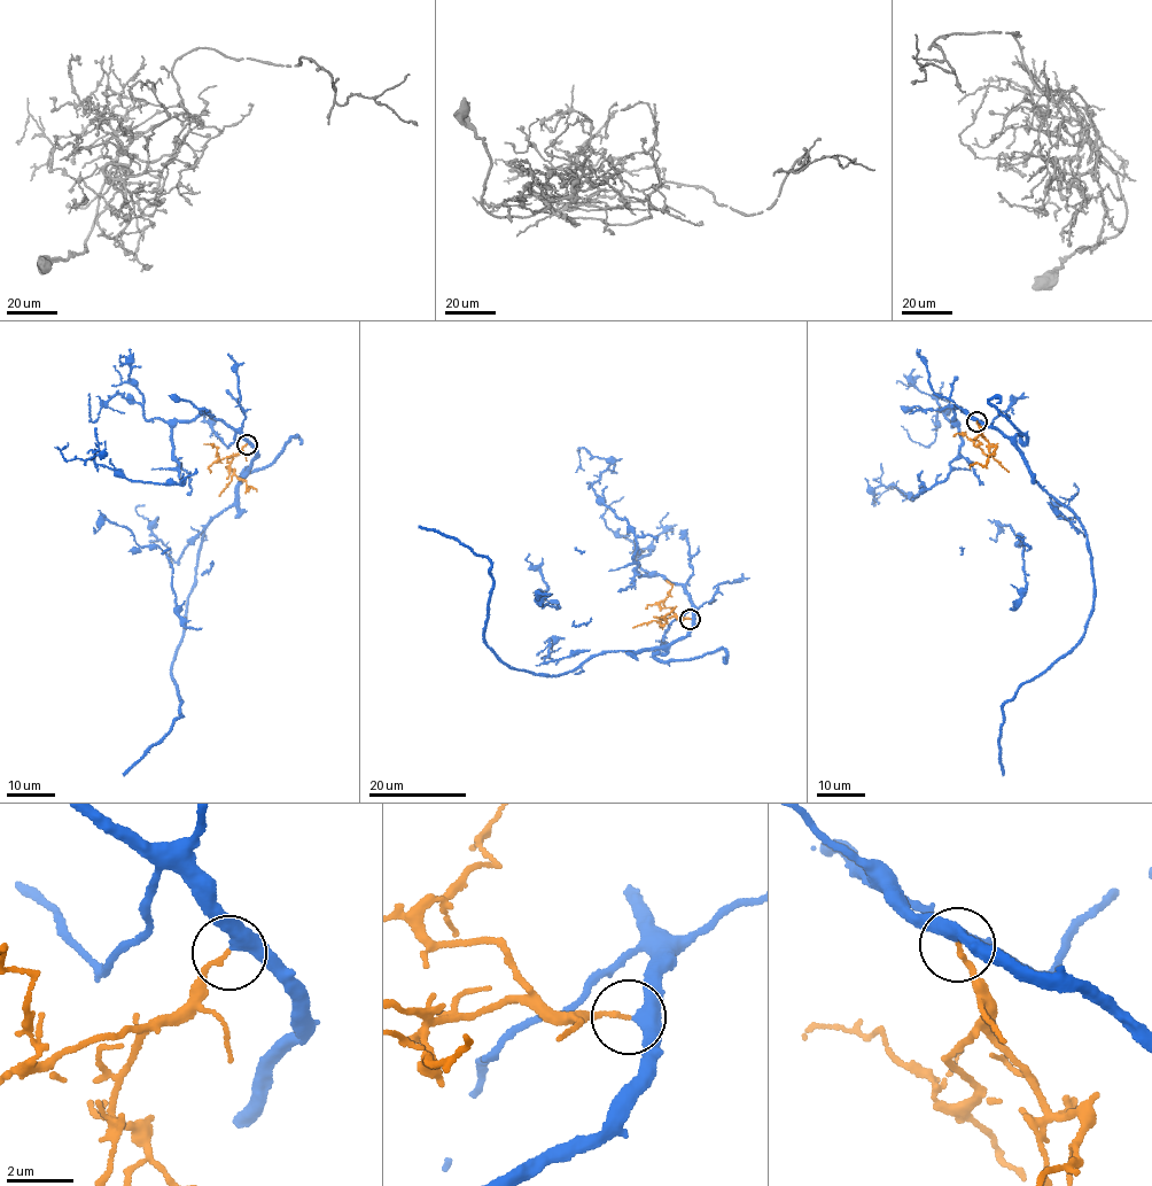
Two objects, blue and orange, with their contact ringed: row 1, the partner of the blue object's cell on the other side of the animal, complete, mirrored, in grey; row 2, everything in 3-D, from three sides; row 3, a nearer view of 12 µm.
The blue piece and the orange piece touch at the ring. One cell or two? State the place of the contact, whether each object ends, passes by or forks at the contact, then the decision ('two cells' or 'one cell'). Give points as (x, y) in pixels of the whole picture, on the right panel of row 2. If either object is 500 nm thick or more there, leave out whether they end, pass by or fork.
at (977, 421); blue passes by; orange ends there; one cell

